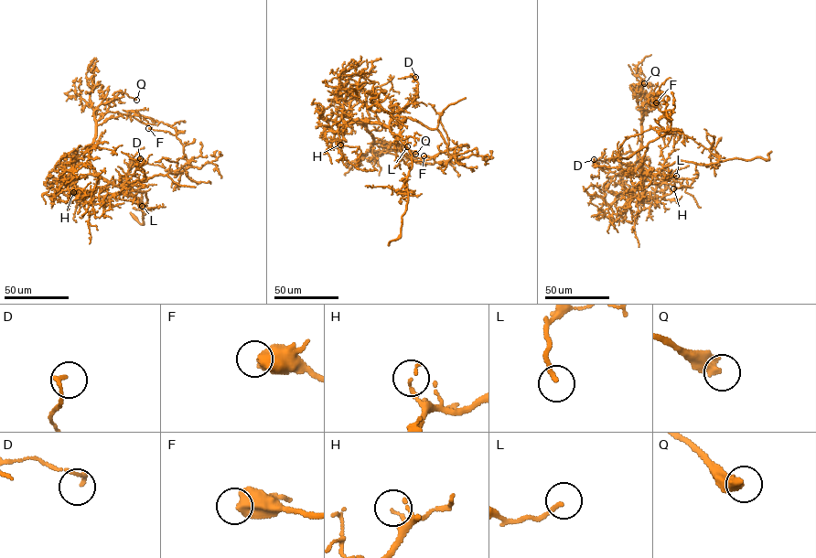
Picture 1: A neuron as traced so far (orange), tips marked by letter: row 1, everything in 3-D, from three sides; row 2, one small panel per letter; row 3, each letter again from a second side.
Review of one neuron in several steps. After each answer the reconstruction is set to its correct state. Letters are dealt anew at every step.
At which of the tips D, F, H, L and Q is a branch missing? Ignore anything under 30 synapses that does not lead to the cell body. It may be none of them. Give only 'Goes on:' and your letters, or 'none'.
Goes on: none

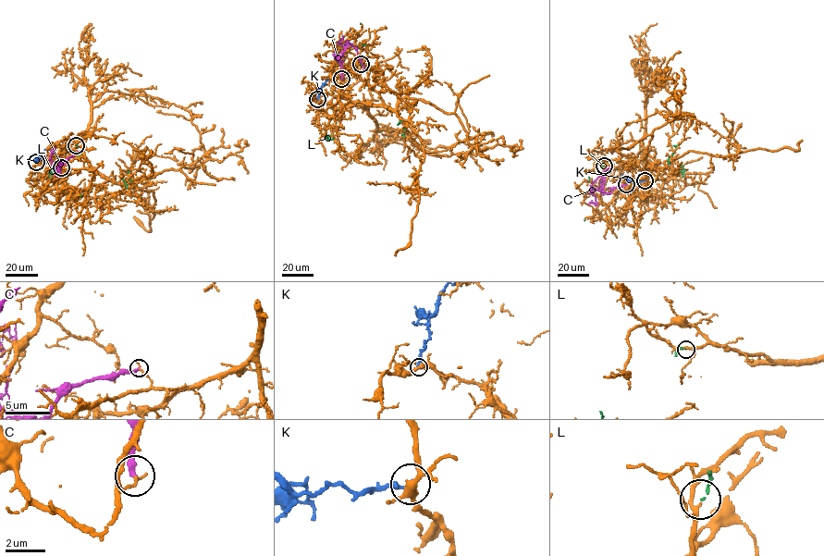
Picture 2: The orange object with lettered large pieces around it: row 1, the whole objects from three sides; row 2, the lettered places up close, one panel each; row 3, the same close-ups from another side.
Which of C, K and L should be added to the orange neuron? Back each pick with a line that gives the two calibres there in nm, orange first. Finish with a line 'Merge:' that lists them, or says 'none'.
Merge: none

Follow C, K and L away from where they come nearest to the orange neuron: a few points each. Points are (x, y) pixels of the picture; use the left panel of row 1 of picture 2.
C: (61, 167), (59, 166), (57, 168), (60, 162), (80, 152)
K: (36, 162), (44, 149)
L: (76, 145), (53, 171), (78, 155), (80, 196)

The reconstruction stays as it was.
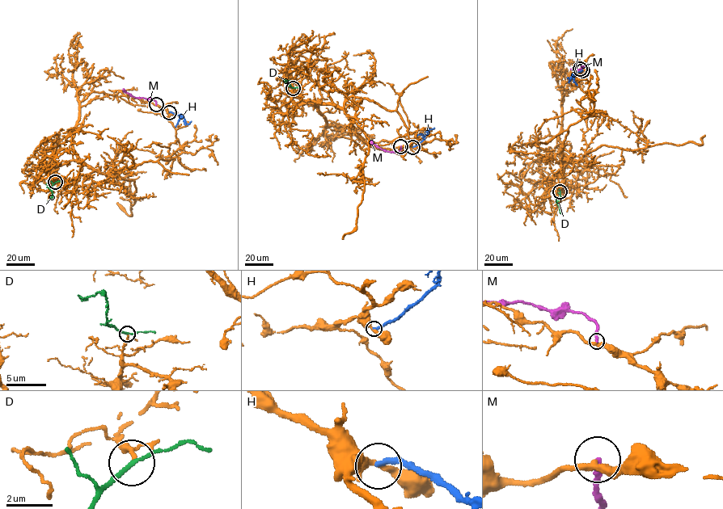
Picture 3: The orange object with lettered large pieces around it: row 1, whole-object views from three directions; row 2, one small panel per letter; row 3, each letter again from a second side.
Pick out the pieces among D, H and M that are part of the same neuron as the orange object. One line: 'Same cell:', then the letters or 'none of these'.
Same cell: D

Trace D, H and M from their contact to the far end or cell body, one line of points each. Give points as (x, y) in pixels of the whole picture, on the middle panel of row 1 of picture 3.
D: (293, 88), (289, 86), (289, 81), (283, 80)
H: (413, 147), (434, 128)
M: (400, 146), (399, 151), (385, 151), (371, 140)

